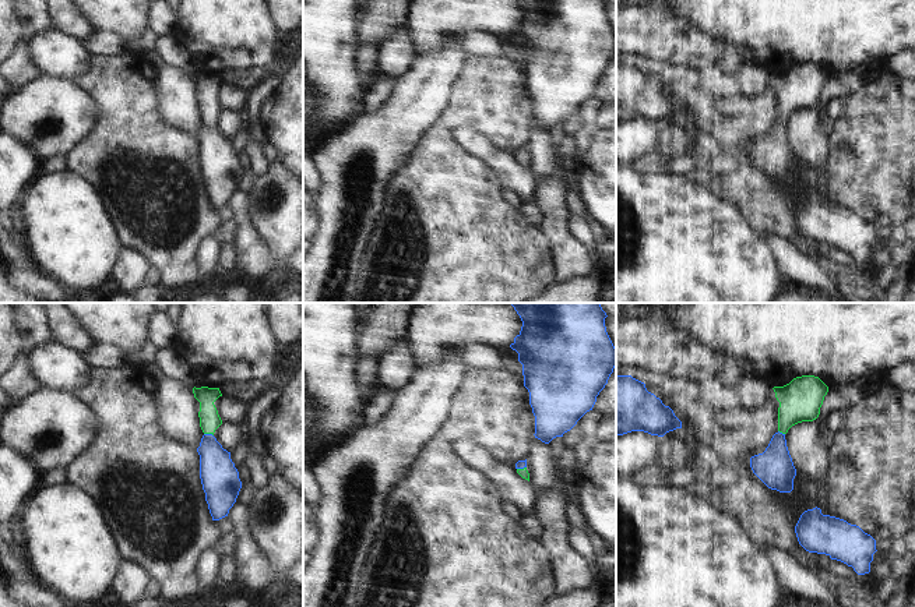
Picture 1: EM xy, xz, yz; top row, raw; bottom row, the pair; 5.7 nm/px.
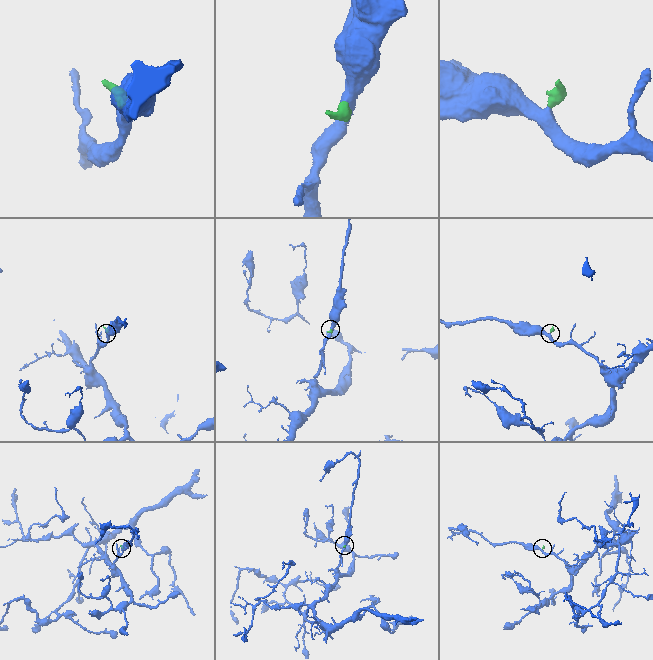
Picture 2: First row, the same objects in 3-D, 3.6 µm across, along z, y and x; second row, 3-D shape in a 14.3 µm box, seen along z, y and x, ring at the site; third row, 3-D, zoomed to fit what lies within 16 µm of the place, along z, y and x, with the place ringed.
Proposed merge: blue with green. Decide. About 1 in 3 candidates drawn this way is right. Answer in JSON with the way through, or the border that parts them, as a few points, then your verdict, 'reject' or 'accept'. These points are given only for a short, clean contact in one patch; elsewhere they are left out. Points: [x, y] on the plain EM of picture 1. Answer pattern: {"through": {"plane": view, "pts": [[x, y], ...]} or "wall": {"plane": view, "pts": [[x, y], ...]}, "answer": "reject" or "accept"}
{"through": {"plane": "xy", "pts": [[218, 162], [208, 134], [208, 122], [210, 108]]}, "answer": "accept"}

